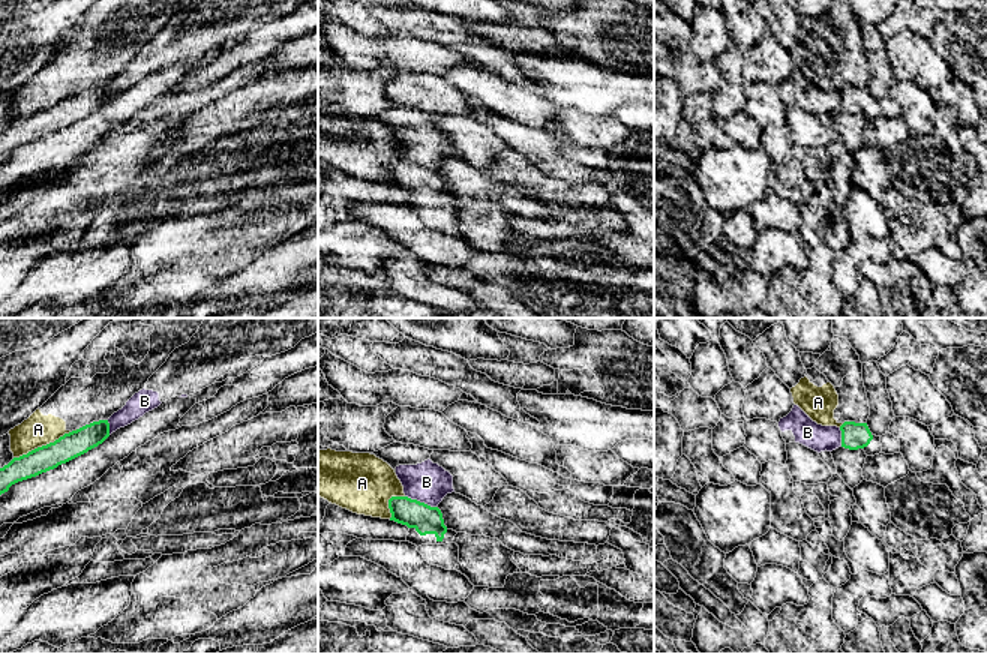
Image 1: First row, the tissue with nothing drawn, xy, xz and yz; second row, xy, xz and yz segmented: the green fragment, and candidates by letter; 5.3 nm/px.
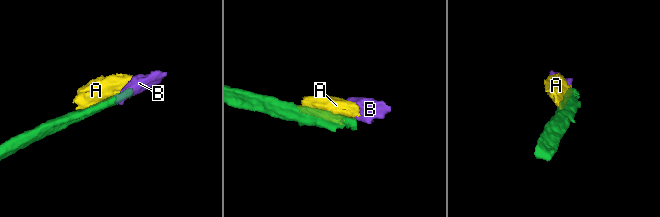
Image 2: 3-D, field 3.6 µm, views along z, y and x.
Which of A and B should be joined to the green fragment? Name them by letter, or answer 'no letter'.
no letter

